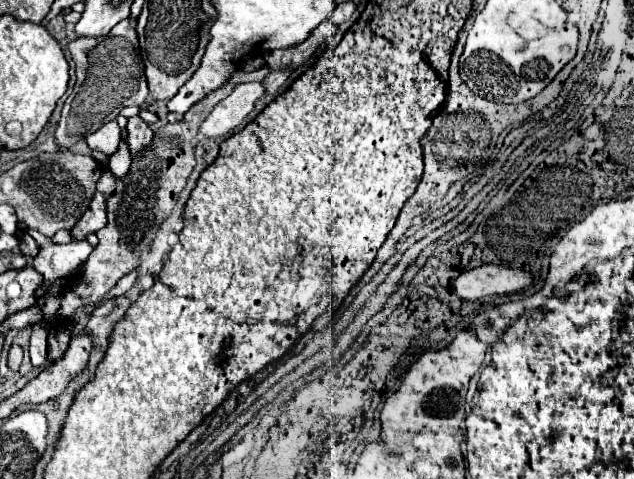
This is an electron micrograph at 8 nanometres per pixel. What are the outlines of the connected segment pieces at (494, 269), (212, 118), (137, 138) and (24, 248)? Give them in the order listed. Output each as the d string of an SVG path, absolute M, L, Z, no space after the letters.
M478 266L462 272L454 282L454 292L462 300L478 300L492 294L512 294L532 284L534 274L508 266Z
M260 82L238 84L228 98L220 100L214 106L214 110L202 122L200 134L206 136L206 138L218 138L218 136L230 134L252 112L254 102L262 94L264 94L264 86Z
M128 120L128 136L126 136L126 144L130 148L130 154L138 154L142 150L146 150L154 138L154 132L150 128L150 124L146 124L144 120Z
M24 234L24 236L22 236L22 240L20 240L20 252L22 252L24 256L34 256L34 254L38 252L38 246L36 246L36 242L32 240L30 234Z

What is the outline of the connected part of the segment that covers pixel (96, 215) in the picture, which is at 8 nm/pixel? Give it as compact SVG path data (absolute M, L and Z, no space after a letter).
M96 192L88 210L90 212L84 212L80 222L76 222L76 226L72 228L76 240L86 238L88 232L98 232L100 228L106 226L106 194Z

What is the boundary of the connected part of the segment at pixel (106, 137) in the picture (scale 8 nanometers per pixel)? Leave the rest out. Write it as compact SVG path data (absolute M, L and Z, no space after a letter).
M112 120L108 124L104 124L100 130L96 130L94 134L88 134L86 136L86 142L92 150L98 150L106 156L114 154L118 150L118 144L120 144L120 128L118 128L118 122Z

